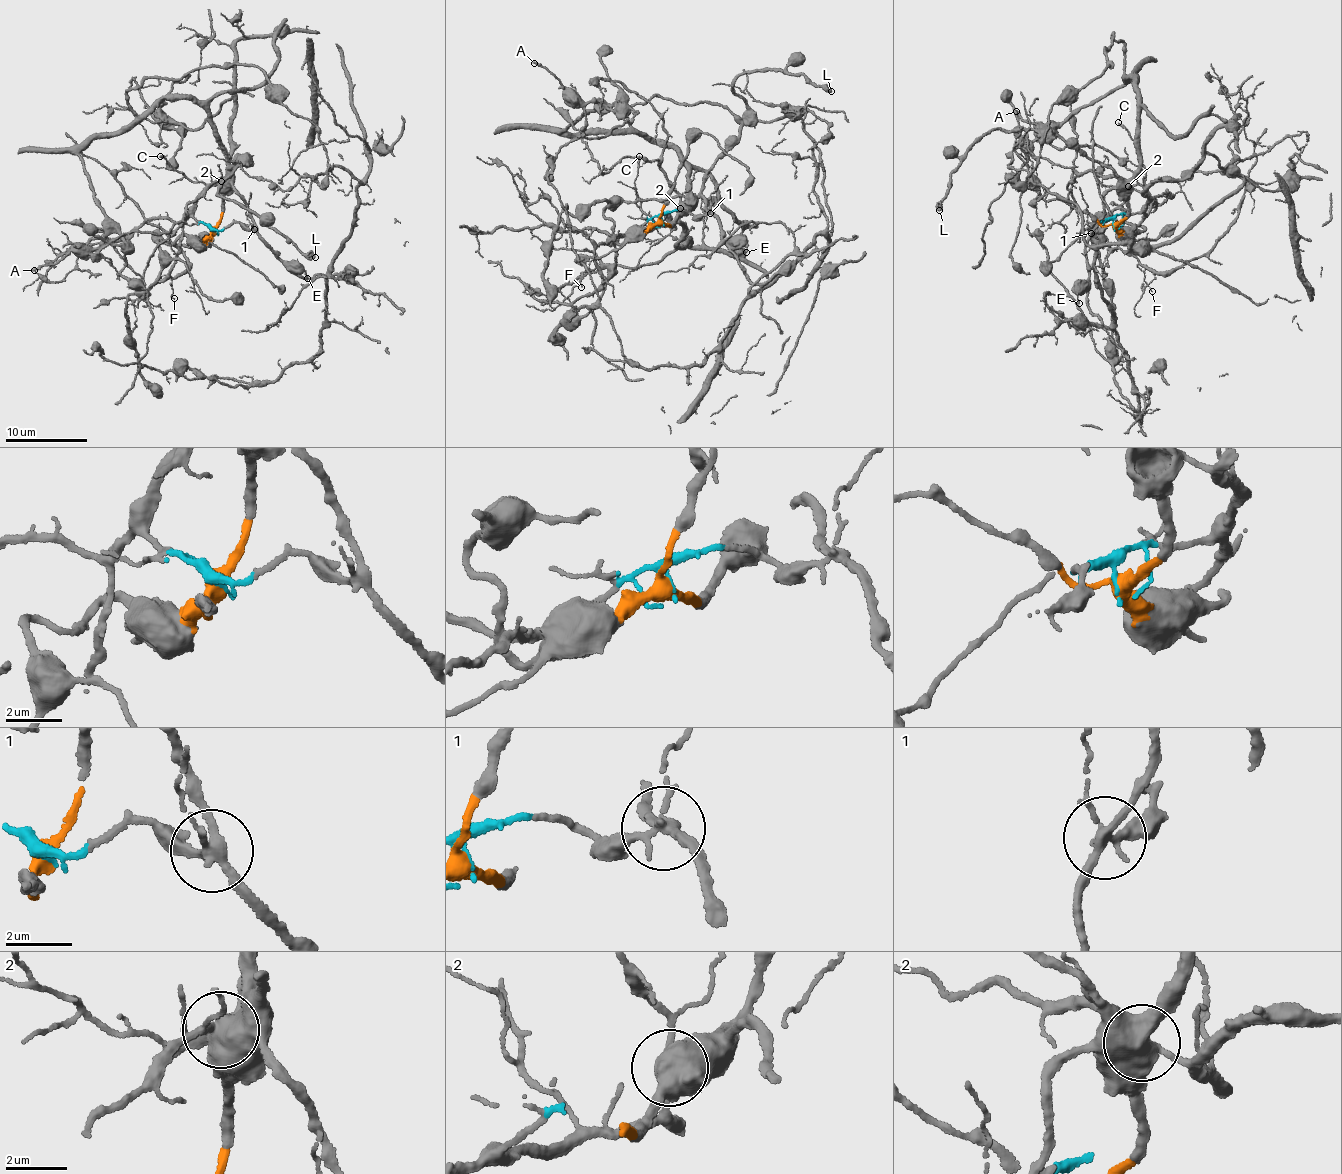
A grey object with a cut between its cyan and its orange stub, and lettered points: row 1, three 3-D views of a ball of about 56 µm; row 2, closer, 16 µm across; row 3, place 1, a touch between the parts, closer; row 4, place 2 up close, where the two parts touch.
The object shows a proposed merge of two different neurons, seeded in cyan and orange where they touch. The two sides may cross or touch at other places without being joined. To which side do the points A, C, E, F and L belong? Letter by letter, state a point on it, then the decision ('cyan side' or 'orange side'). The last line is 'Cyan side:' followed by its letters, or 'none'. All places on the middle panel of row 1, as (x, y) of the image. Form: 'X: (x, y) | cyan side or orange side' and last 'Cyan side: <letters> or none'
A: (534, 63) | orange side
C: (639, 156) | cyan side
E: (746, 252) | orange side
F: (581, 287) | cyan side
L: (831, 91) | orange side
Cyan side: C, F

